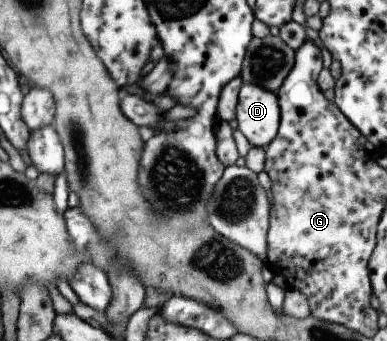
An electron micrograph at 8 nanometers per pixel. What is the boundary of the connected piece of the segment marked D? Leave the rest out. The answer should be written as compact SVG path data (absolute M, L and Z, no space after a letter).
M242 82L235 105L237 129L254 147L264 148L276 135L280 109L276 93Z

